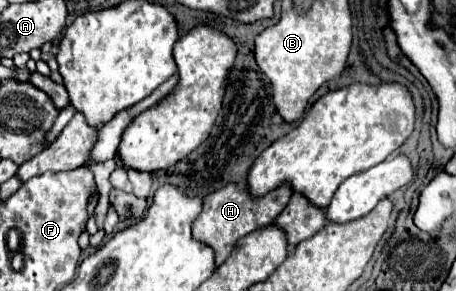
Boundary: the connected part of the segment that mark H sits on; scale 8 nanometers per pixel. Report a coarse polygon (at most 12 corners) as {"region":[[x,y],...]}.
{"region":[[225,185],[205,197],[193,237],[219,267],[237,239],[273,223],[293,189],[263,197]]}

